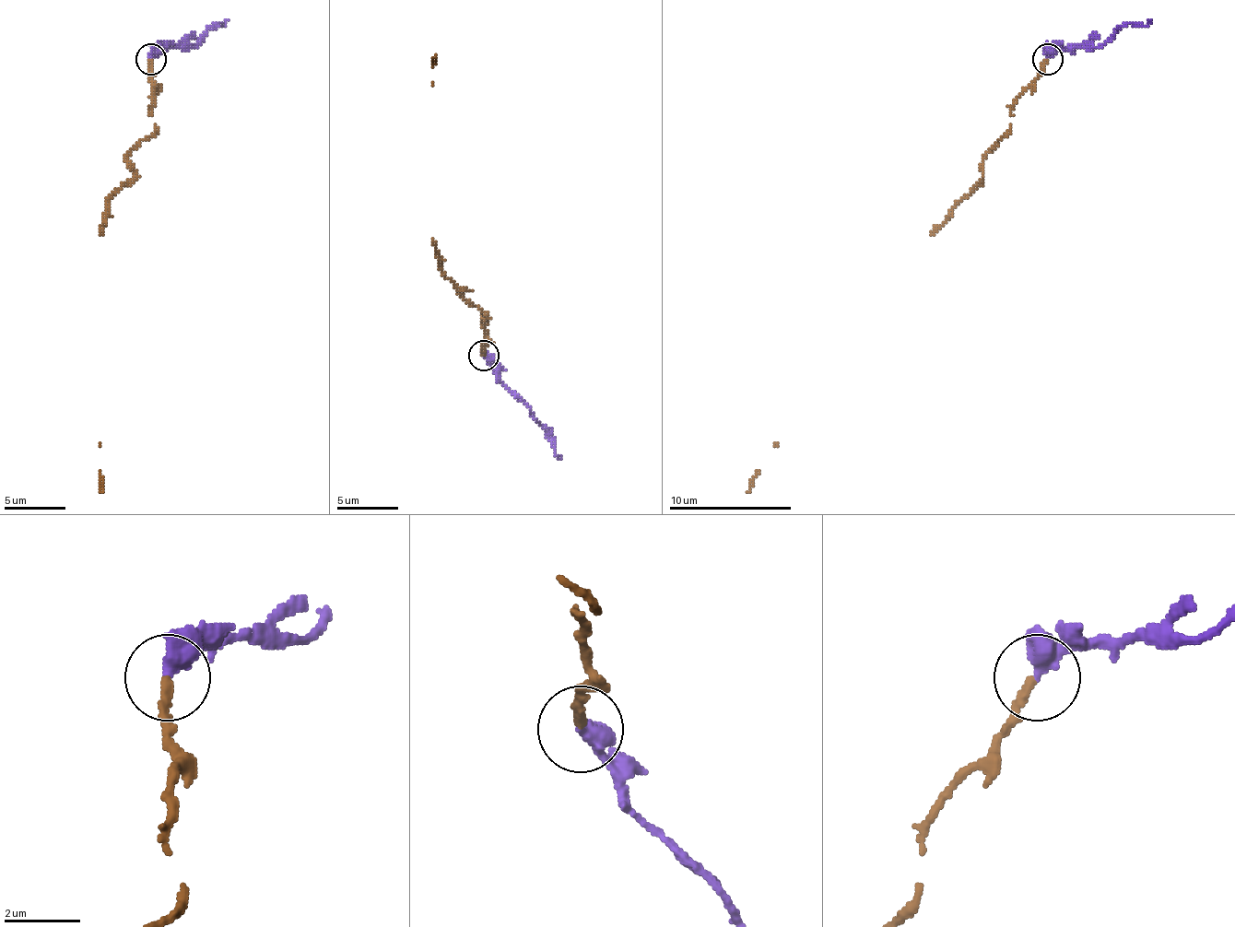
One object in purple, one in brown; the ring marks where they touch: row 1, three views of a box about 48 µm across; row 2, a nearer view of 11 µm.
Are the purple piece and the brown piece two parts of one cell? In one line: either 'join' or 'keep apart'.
join

